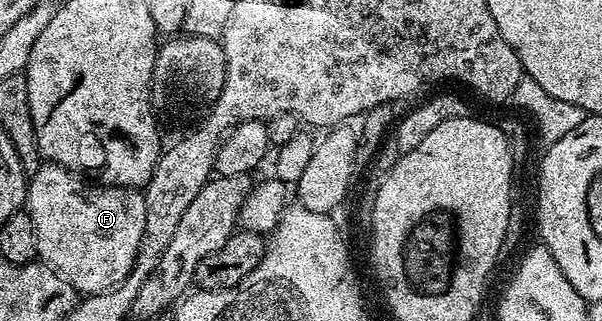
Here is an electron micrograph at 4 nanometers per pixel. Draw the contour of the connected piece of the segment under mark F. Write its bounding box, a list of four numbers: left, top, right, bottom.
[24,164,146,294]

